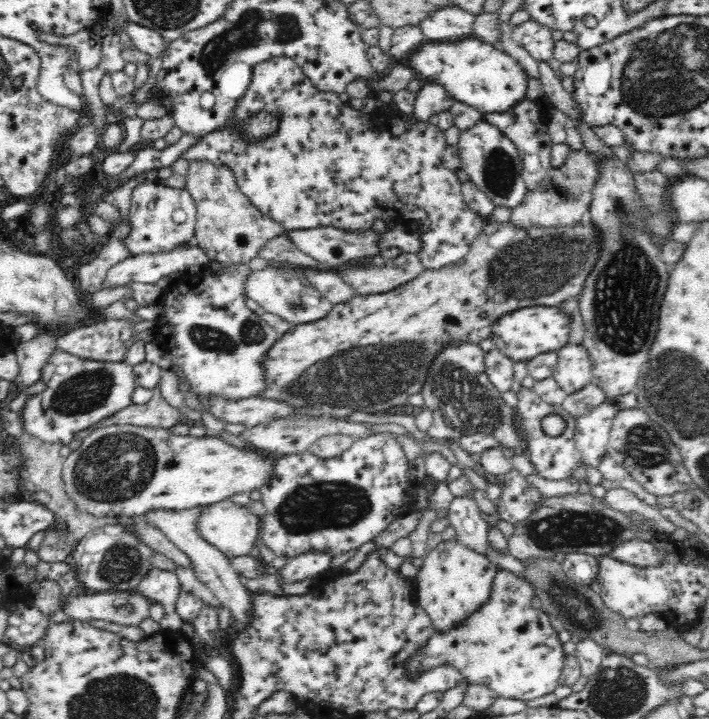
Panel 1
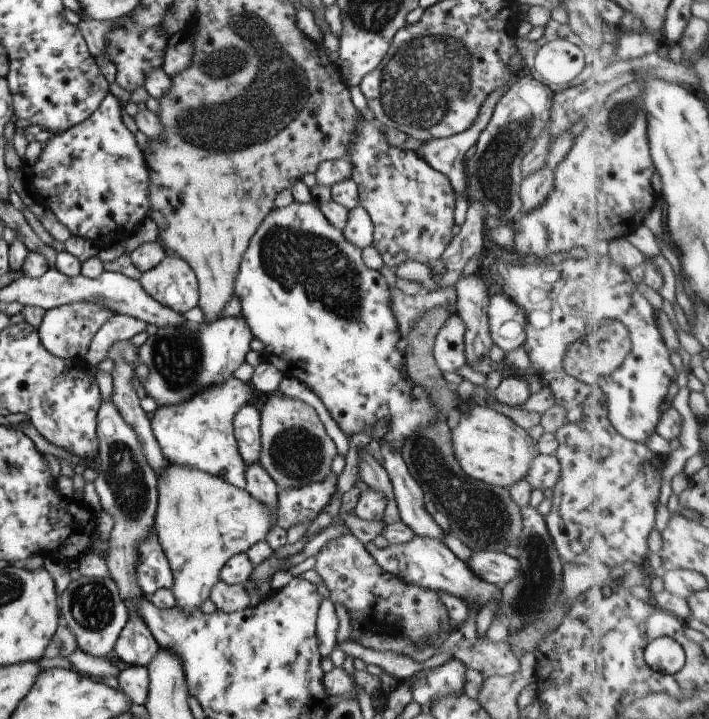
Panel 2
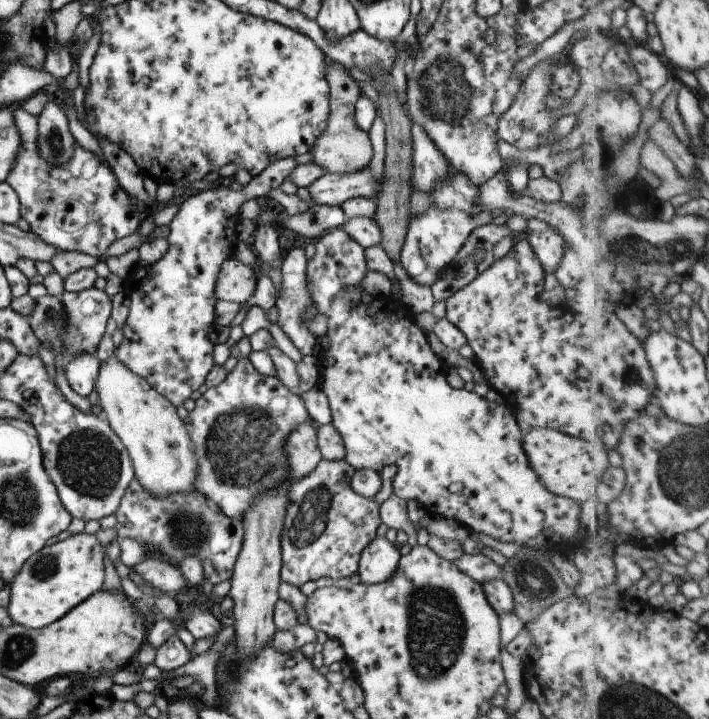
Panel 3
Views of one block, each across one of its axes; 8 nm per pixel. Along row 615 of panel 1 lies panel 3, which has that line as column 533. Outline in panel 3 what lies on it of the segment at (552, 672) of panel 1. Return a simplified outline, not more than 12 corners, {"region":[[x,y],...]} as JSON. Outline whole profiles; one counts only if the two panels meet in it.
{"region":[[315,241],[344,460],[500,542],[570,555],[506,404],[450,387],[365,248]]}

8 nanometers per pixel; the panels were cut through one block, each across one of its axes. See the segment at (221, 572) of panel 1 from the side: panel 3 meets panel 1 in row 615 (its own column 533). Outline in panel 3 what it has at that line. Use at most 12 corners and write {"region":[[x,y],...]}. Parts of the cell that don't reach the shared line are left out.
{"region":[[549,227],[531,230],[527,241],[545,274],[554,273],[566,248]]}

